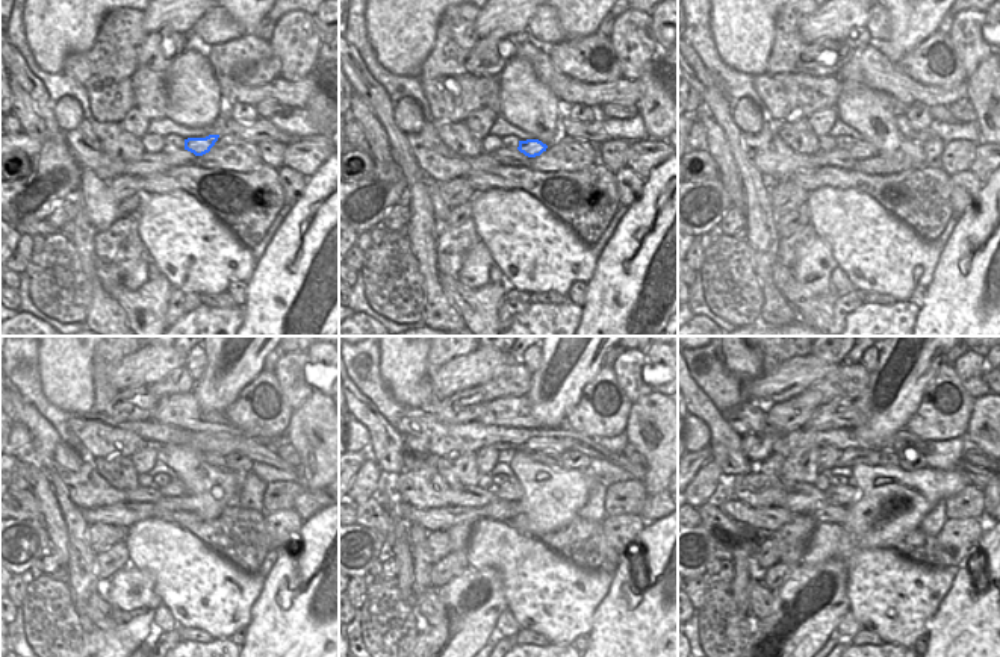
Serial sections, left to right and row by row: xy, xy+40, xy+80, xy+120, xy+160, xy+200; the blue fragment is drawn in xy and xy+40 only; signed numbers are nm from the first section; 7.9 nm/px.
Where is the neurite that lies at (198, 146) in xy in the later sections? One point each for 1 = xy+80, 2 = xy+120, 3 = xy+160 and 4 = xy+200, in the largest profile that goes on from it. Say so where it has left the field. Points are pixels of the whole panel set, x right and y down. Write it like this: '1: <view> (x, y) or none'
1: xy+80 (861, 150)
2: xy+120 (176, 488)
3: xy+160 (512, 491)
4: xy+200 (846, 494)

